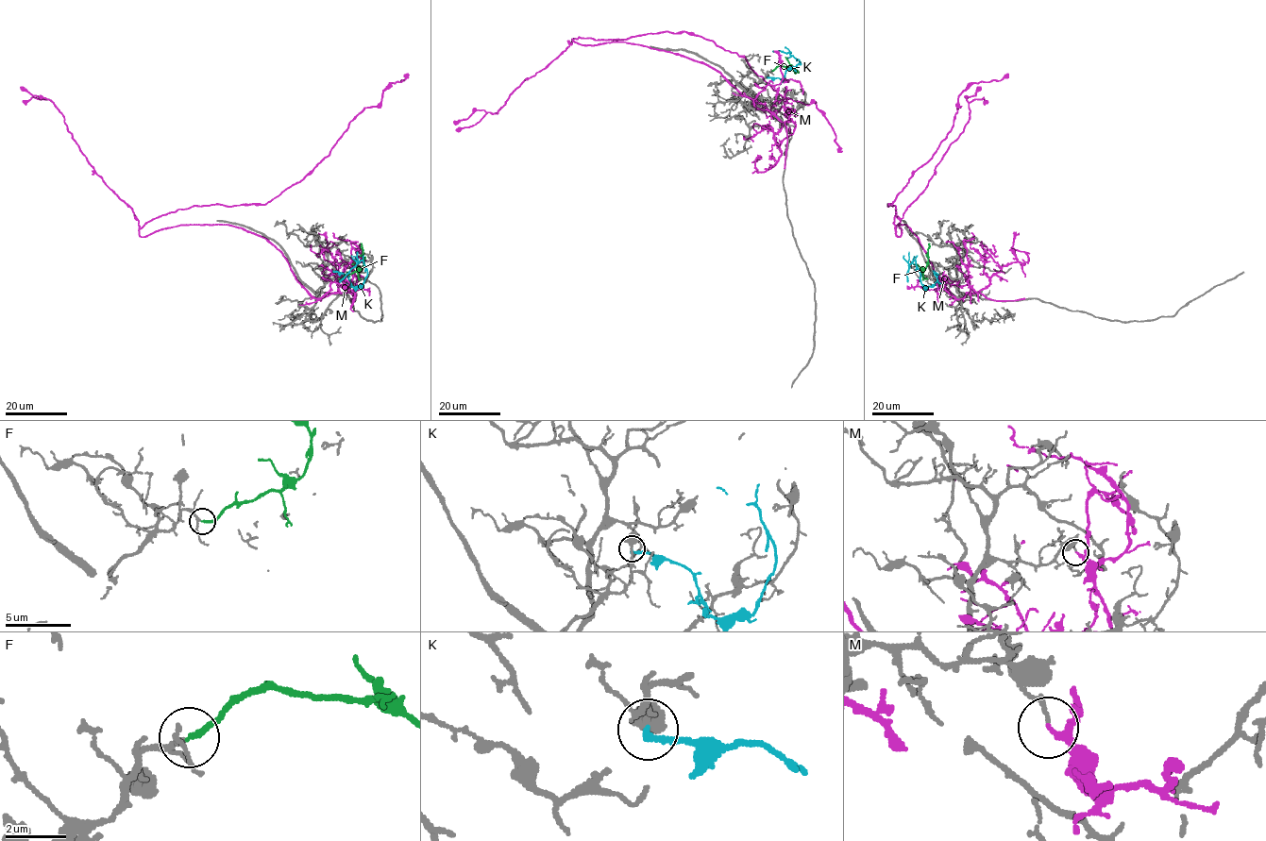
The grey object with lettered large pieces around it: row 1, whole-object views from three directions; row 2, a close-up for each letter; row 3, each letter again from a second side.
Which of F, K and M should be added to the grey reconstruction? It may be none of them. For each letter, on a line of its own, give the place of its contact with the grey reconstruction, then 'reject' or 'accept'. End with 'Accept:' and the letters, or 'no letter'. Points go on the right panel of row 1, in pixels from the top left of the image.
F: (927, 278) | accept
K: (933, 270) | reject
M: (962, 262) | reject
Accept: F

